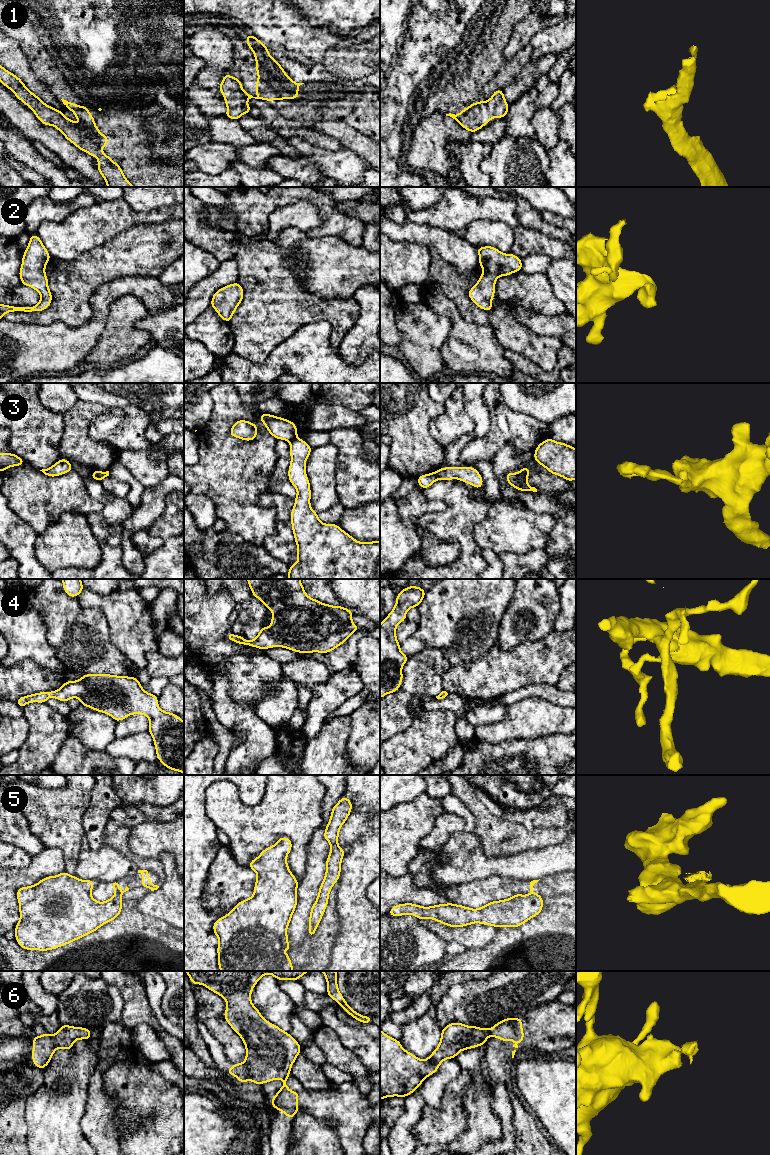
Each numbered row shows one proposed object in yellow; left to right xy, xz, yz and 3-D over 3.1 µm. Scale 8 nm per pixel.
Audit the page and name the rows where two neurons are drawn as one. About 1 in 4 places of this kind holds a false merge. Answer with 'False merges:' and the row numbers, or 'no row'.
False merges: 3, 5, 6

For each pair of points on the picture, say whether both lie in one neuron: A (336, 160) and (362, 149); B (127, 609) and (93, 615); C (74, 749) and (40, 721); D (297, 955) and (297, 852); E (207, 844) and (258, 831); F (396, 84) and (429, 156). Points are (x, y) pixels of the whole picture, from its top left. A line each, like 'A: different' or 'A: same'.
A: different
B: different
C: different
D: different
E: different
F: different

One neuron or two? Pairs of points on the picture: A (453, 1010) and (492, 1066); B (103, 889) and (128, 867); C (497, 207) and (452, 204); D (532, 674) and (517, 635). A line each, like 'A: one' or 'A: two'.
A: two
B: two
C: one
D: two

